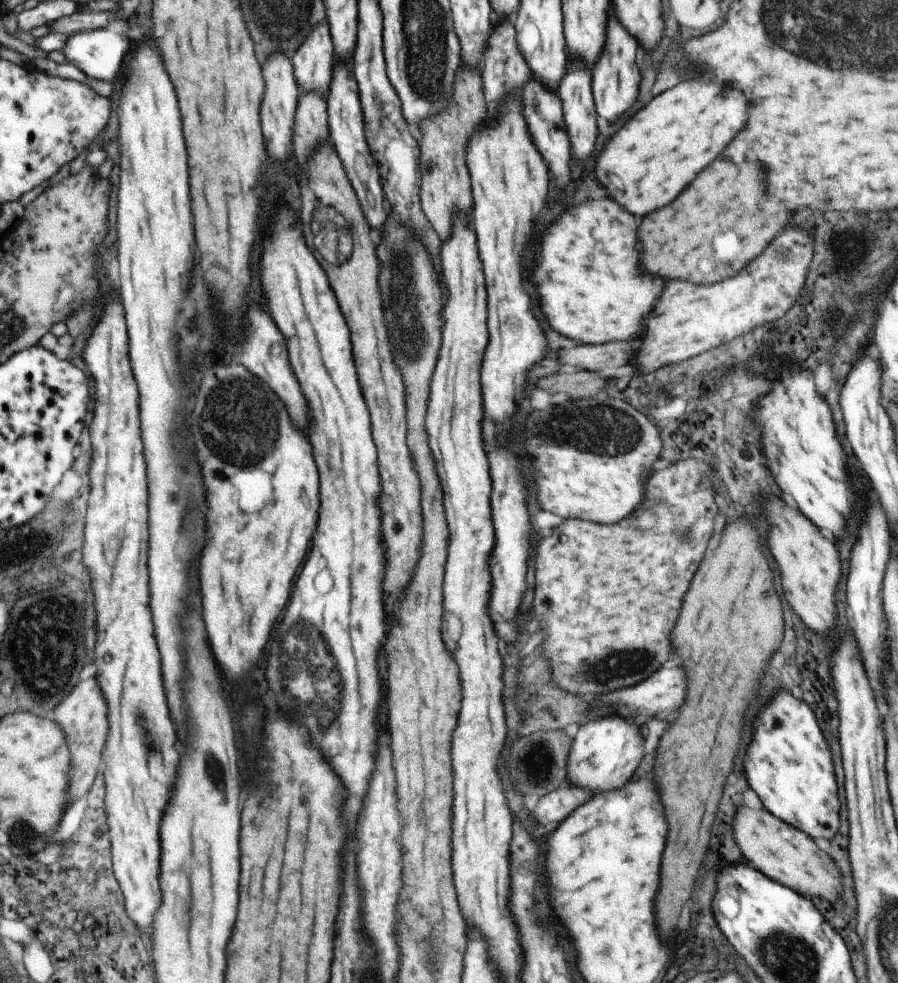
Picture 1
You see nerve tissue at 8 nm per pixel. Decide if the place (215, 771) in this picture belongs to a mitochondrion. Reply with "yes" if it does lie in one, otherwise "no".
yes

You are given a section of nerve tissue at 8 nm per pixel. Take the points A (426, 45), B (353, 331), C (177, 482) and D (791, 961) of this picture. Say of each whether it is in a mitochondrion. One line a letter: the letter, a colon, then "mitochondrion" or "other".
A: mitochondrion
B: other
C: other
D: mitochondrion

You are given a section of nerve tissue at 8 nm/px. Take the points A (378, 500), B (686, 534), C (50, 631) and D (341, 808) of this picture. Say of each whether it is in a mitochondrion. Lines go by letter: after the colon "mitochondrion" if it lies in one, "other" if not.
A: other
B: mitochondrion
C: mitochondrion
D: other

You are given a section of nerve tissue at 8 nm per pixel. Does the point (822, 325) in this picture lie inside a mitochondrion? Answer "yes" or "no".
yes

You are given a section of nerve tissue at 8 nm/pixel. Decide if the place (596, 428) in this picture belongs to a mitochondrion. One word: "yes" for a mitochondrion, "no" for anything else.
yes

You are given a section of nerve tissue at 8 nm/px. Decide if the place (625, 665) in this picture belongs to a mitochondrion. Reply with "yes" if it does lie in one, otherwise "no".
yes

